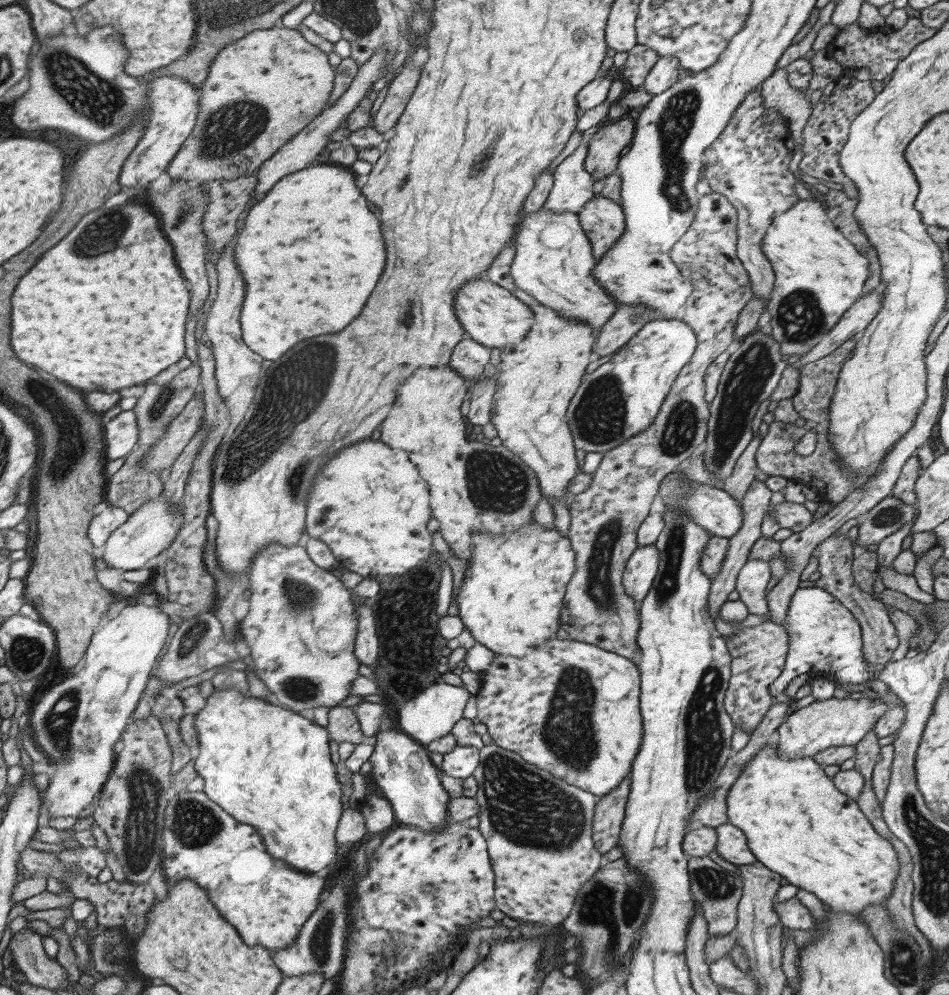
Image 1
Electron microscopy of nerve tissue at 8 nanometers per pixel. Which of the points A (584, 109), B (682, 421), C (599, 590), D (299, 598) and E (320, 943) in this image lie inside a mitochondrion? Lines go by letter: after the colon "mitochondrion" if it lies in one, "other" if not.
A: other
B: mitochondrion
C: mitochondrion
D: mitochondrion
E: mitochondrion

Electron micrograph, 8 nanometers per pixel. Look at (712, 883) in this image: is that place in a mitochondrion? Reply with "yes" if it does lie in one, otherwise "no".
yes

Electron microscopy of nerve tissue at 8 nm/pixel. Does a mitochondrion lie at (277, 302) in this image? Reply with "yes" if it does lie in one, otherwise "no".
no

